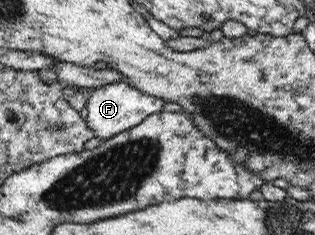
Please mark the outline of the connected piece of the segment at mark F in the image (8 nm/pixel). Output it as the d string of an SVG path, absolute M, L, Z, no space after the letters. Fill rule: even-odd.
M116 82L100 86L87 91L87 114L85 120L90 127L96 130L100 139L110 139L130 128L136 128L138 124L149 116L160 113L164 109L165 100L142 93L136 86L124 82Z

